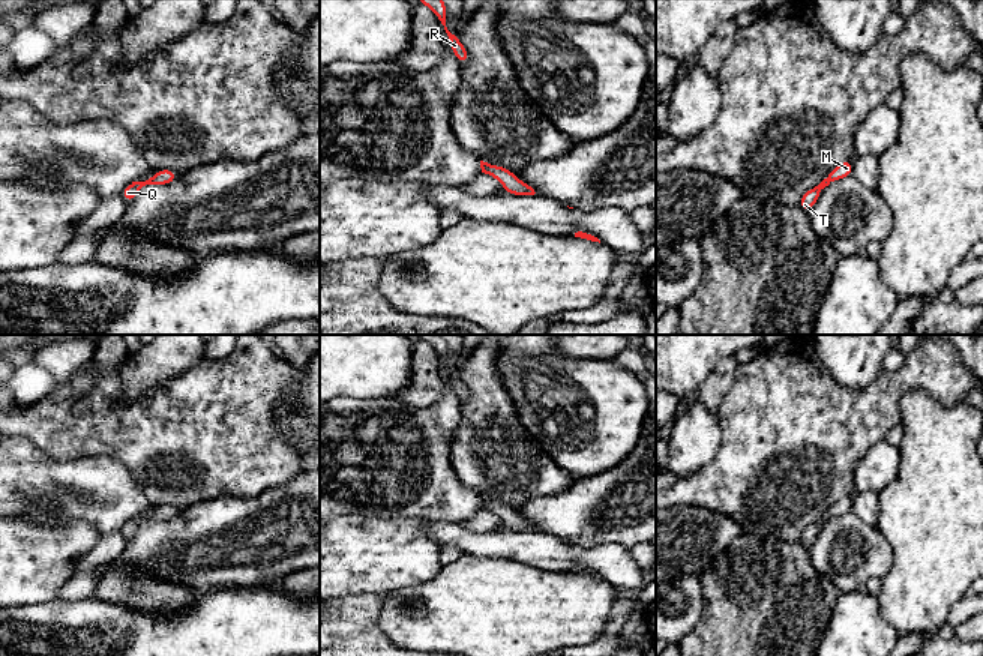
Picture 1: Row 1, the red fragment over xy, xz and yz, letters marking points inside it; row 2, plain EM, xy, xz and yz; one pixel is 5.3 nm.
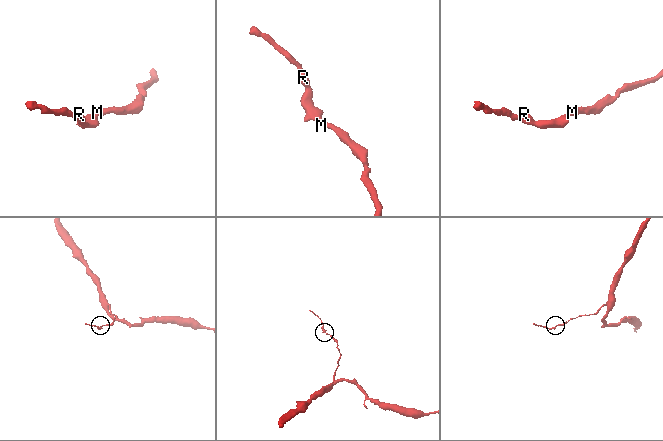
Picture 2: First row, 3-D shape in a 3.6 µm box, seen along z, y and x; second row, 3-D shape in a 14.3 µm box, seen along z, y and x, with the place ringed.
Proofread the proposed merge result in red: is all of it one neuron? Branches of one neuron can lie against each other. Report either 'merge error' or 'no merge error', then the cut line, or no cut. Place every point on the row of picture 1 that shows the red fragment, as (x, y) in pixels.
no merge error | no cut

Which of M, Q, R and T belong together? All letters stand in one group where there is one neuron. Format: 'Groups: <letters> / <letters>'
Groups: M Q R T

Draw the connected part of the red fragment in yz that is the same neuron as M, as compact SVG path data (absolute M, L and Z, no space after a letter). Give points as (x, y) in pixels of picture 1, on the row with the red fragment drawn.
M849 159L840 162L831 173L825 176L825 179L815 188L804 192L804 195L800 200L800 207L806 212L810 212L813 204L819 198L819 192L828 186L833 180L840 180L846 176L852 174L852 162Z

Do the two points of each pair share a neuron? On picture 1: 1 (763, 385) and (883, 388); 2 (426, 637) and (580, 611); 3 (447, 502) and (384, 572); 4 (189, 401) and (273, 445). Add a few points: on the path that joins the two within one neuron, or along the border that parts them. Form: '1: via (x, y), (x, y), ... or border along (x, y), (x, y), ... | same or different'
1: via (793, 400), (853, 400) | same
2: via (464, 611), (542, 611) | same
3: border along (389, 520), (401, 517), (423, 517), (428, 520) | different
4: via (210, 422), (233, 445), (252, 445) | same

